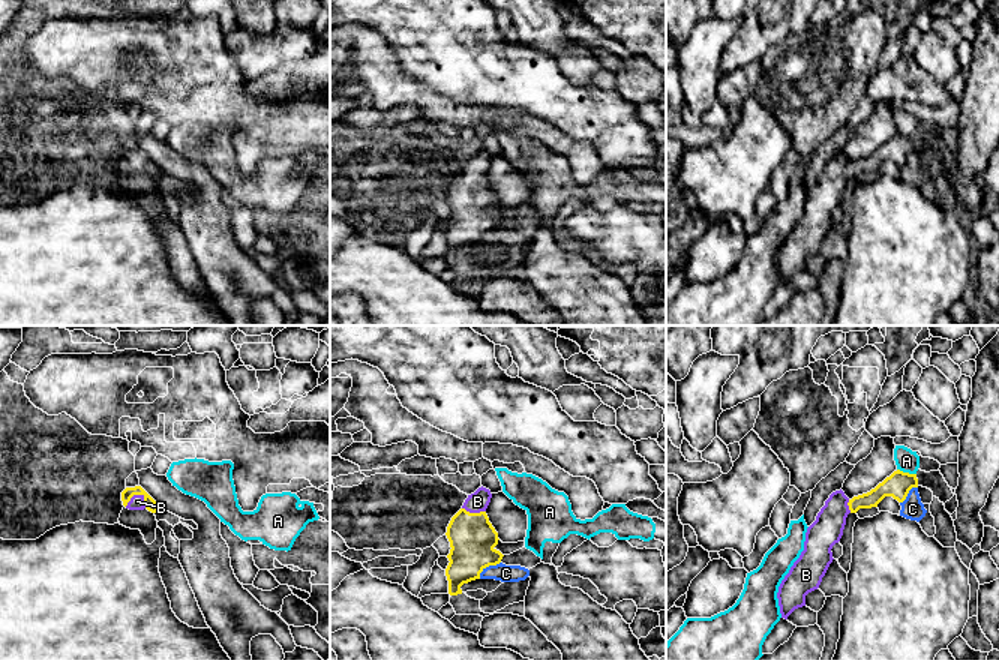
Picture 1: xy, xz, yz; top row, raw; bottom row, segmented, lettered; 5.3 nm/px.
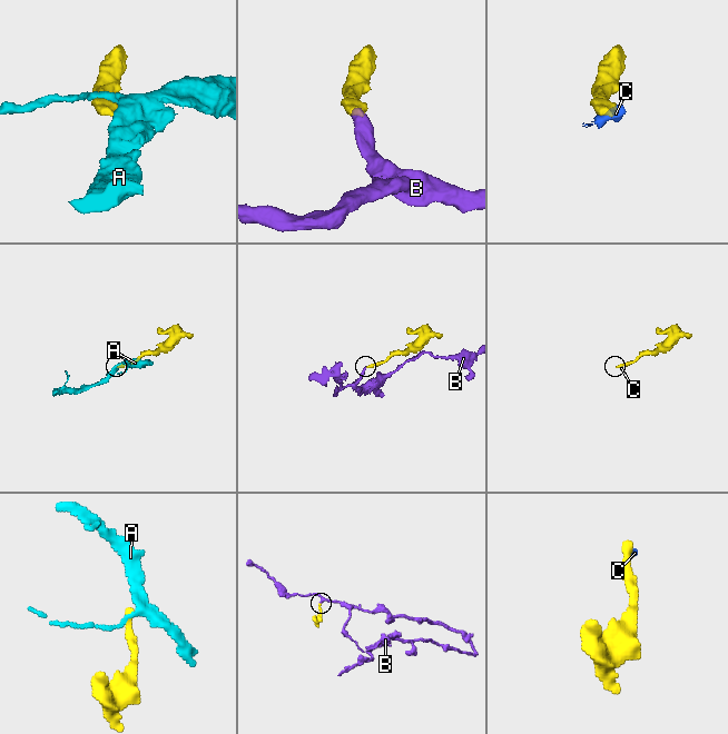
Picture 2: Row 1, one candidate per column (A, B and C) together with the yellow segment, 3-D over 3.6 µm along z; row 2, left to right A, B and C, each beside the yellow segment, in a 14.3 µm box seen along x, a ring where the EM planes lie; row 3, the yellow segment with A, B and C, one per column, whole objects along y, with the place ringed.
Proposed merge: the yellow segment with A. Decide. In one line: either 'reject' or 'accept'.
reject

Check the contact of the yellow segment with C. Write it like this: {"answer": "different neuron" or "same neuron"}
{"answer": "different neuron"}

